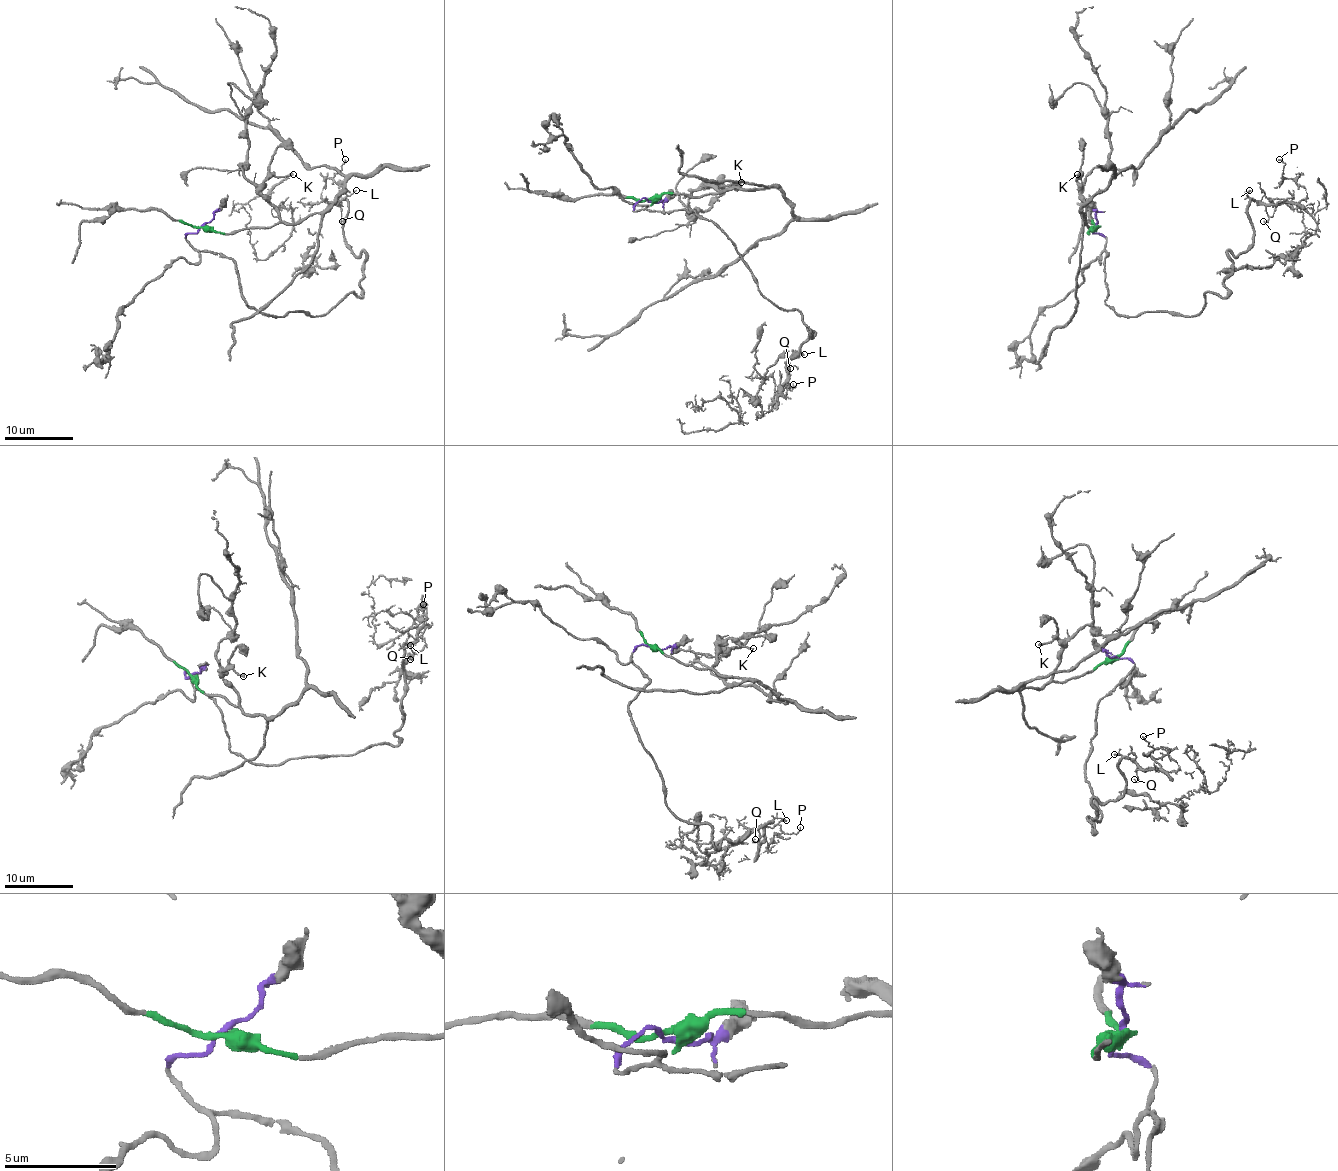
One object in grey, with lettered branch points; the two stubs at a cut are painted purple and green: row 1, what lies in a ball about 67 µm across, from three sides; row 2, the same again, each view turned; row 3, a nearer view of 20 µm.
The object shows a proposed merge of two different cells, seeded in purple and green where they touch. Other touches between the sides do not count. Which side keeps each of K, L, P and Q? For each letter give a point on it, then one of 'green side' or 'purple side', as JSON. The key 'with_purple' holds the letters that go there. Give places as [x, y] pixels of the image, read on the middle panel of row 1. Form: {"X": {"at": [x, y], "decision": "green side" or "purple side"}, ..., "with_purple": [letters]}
{"K": {"at": [741, 182], "decision": "green side"}, "L": {"at": [804, 354], "decision": "purple side"}, "P": {"at": [793, 384], "decision": "purple side"}, "Q": {"at": [790, 368], "decision": "purple side"}, "with_purple": ["L", "P", "Q"]}

